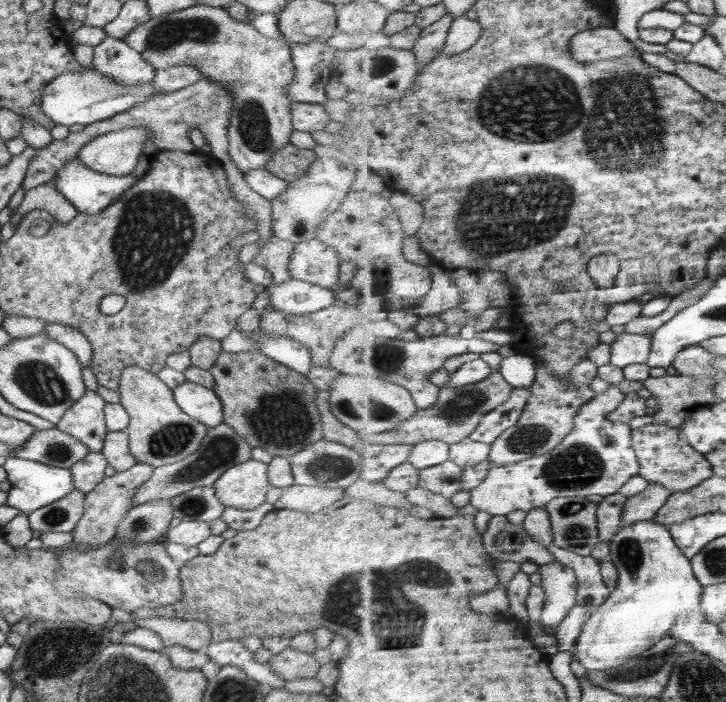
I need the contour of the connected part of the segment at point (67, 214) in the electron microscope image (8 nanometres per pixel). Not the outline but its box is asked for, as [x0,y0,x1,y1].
[14,182,79,223]

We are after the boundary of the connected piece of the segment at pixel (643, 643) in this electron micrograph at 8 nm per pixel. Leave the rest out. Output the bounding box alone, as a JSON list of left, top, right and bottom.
[577,520,705,671]

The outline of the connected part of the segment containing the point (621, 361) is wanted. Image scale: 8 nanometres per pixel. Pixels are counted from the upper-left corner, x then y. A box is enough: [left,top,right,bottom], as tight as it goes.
[612,331,653,369]

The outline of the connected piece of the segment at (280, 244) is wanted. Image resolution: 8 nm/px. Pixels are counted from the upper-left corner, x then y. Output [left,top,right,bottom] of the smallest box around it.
[252,236,295,284]

